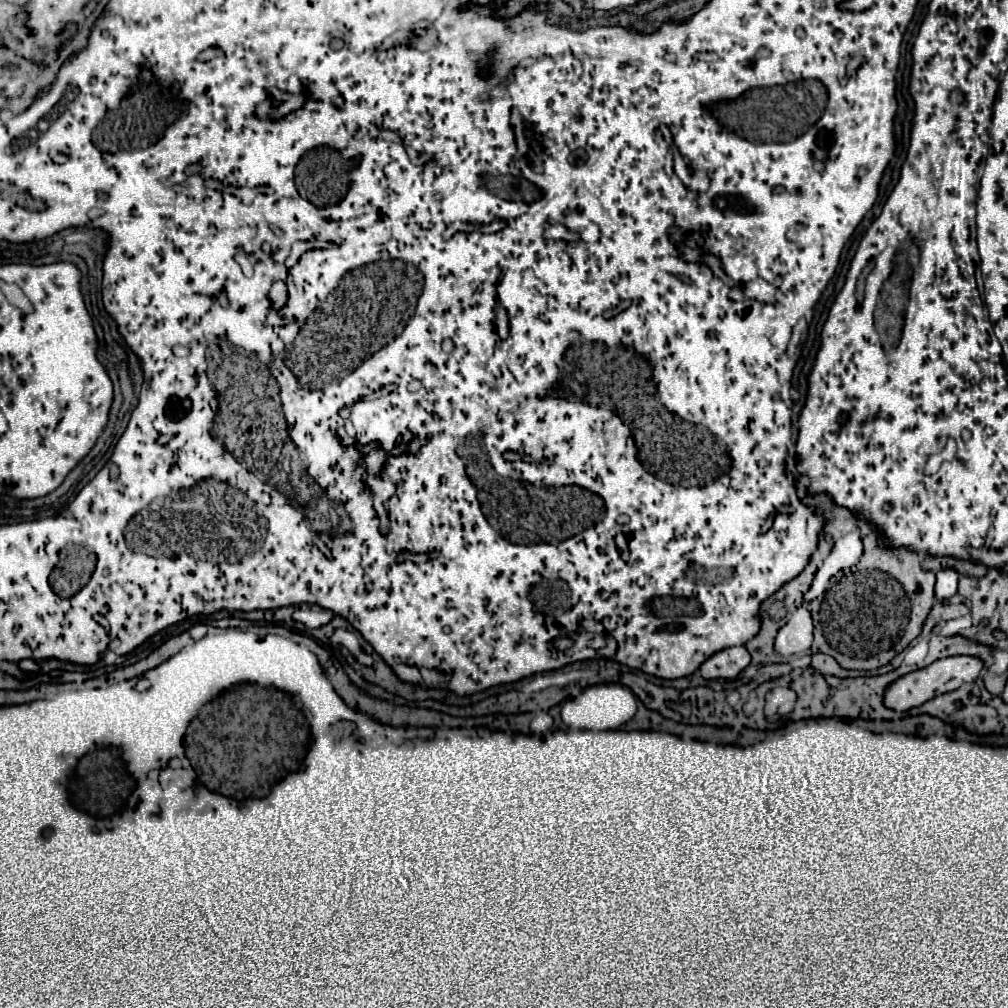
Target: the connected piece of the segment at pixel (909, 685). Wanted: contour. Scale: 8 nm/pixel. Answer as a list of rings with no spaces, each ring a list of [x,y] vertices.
[[[952,656],[952,658],[936,660],[934,664],[922,668],[922,670],[910,672],[910,674],[900,676],[898,680],[894,680],[884,692],[884,706],[892,708],[896,712],[906,712],[910,708],[922,706],[924,702],[928,702],[928,700],[932,700],[932,698],[936,698],[940,694],[952,692],[952,690],[956,690],[956,688],[960,688],[964,684],[974,682],[980,670],[982,670],[982,660],[978,660],[974,656]]]

